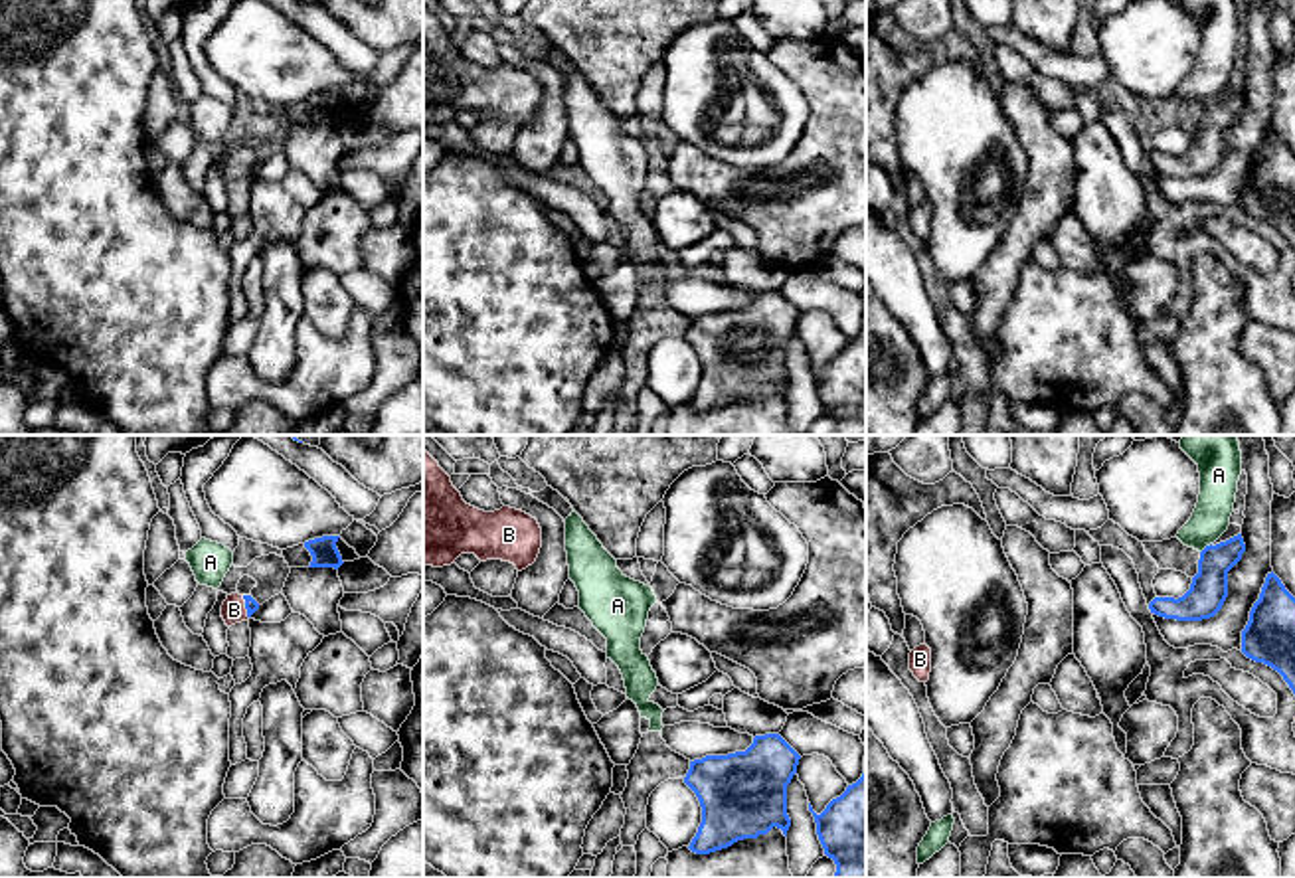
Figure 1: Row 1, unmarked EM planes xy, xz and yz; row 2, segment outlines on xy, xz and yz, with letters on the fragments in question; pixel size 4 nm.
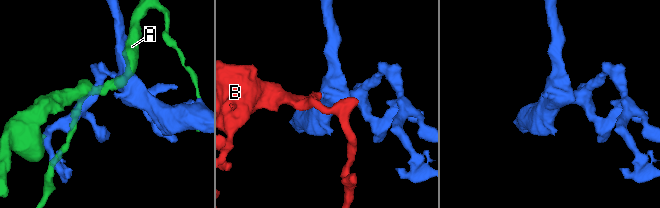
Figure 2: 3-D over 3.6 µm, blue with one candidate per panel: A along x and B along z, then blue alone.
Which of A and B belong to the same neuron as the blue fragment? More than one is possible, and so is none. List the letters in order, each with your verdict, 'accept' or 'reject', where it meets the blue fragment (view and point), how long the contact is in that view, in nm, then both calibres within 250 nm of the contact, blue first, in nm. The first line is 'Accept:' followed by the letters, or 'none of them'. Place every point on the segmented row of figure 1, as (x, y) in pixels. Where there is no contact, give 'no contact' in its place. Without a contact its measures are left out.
Accept: B
A: reject; contact yz (1205, 548); length 60 nm; calibres 160 and 160 nm
B: accept; contact xy (246, 608); length 100 nm; calibres 60 and 100 nm

